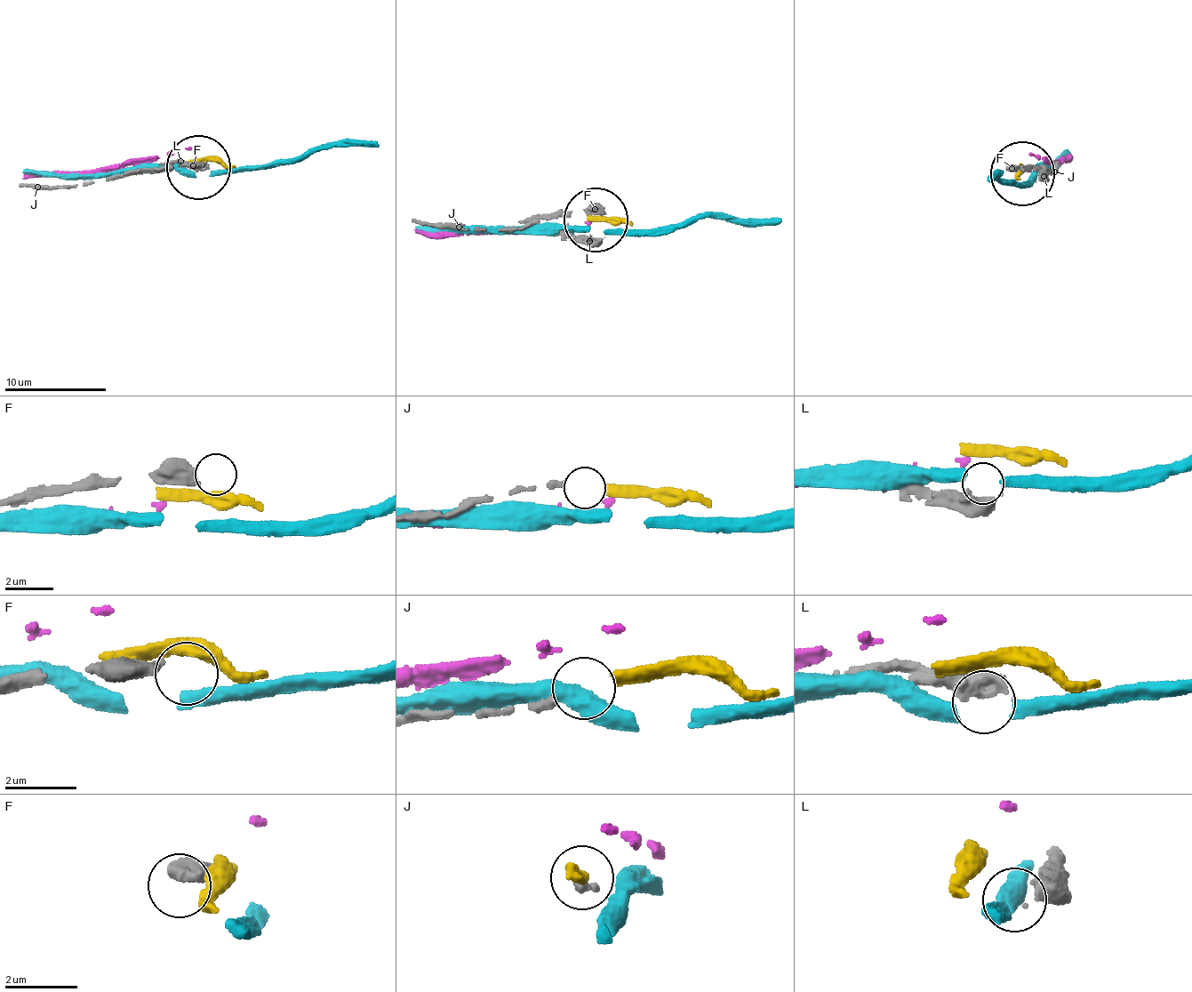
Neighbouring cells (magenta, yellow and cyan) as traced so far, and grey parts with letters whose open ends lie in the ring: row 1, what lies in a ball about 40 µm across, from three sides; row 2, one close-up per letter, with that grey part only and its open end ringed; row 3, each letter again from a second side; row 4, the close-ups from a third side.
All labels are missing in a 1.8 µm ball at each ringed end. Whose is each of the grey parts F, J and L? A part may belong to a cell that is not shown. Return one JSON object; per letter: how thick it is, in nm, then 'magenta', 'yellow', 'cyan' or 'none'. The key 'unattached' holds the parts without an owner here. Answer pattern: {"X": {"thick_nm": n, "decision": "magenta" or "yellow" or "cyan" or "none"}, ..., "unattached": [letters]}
{"F": {"thick_nm": 550, "decision": "none"}, "J": {"thick_nm": 220, "decision": "none"}, "L": {"thick_nm": 420, "decision": "none"}, "unattached": ["F", "J", "L"]}

